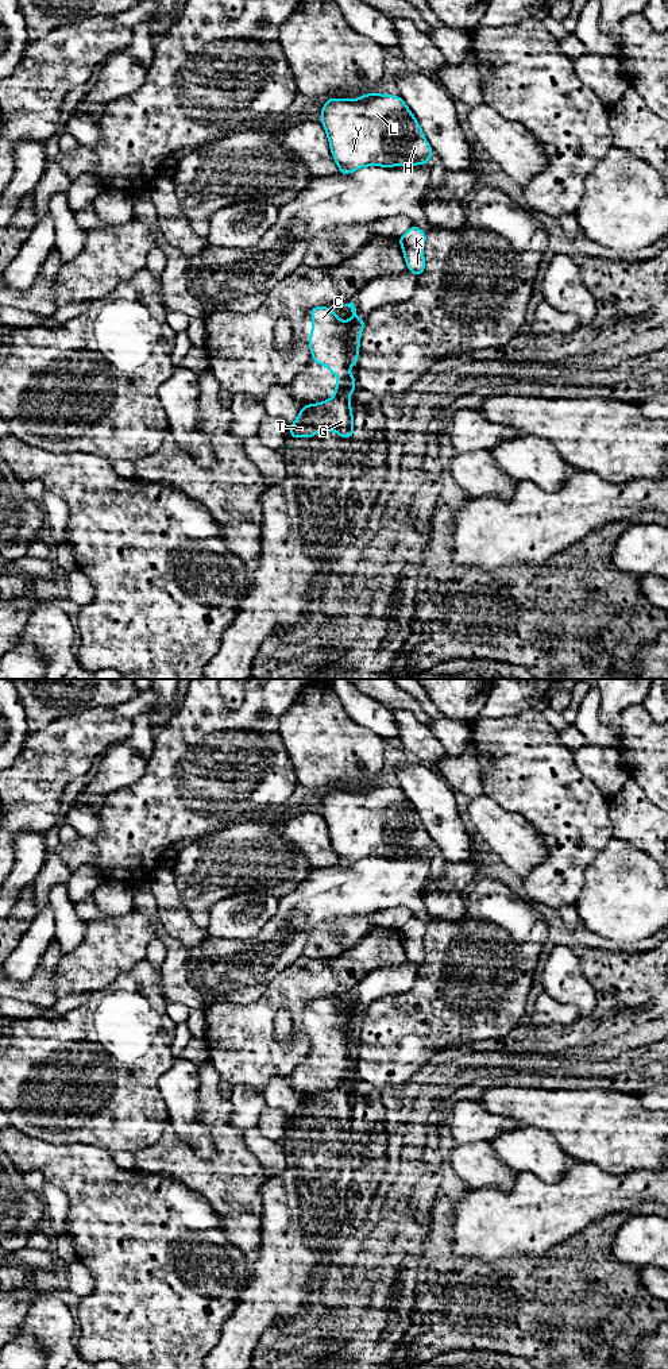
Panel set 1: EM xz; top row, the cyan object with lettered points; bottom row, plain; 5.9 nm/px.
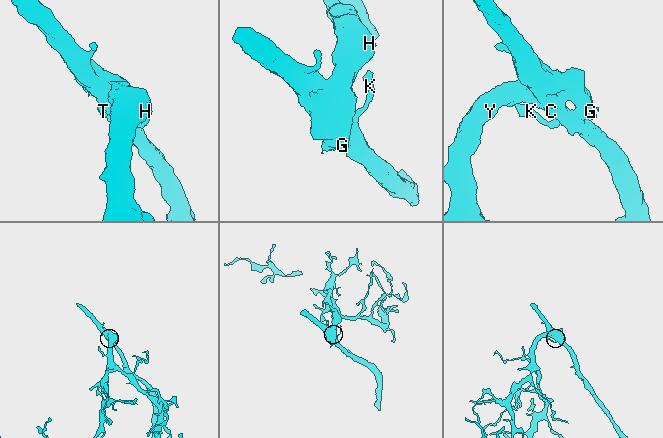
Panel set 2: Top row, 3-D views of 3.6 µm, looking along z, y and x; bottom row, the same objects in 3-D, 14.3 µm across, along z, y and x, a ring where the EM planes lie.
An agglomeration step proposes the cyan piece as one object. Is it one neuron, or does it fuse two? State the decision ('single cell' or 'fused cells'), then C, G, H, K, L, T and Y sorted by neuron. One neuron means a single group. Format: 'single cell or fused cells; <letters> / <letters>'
fused cells; C K / G H L T Y

